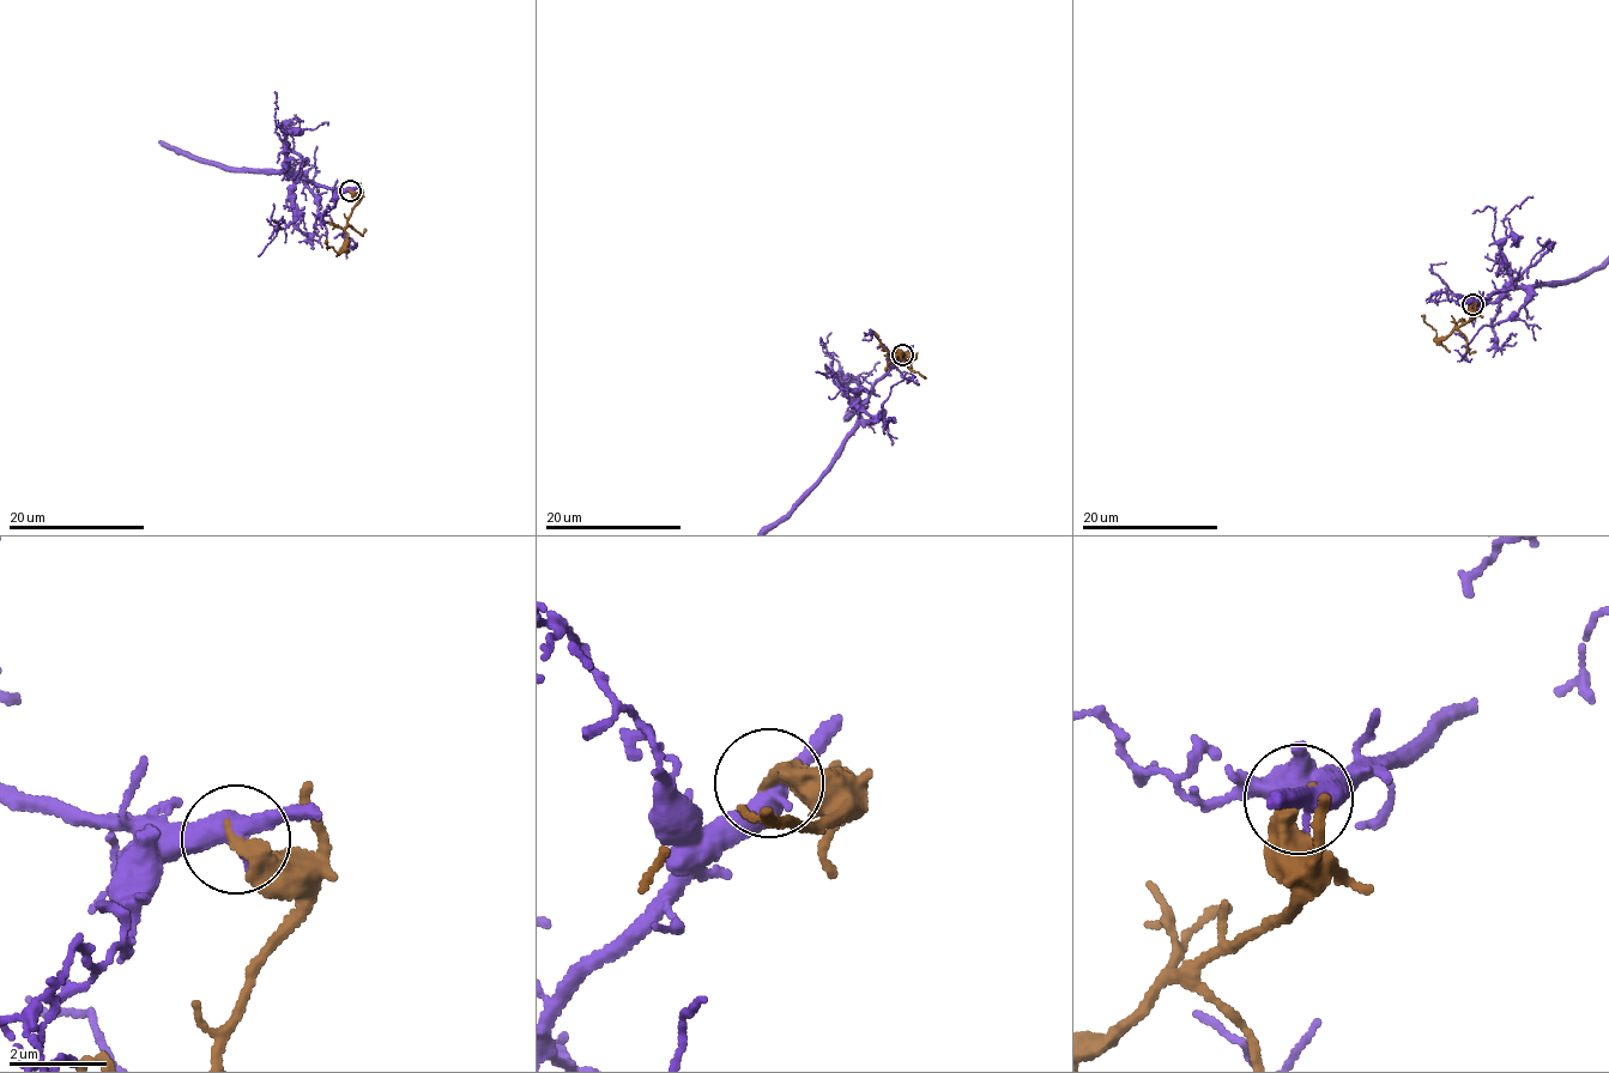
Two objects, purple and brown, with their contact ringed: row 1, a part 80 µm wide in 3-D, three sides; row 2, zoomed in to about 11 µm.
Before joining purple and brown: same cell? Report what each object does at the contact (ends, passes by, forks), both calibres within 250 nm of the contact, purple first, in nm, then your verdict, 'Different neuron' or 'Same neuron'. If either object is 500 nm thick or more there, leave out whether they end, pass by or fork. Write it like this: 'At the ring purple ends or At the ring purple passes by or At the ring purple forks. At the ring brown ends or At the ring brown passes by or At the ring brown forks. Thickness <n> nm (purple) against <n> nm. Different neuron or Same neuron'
At the ring purple passes by. At the ring brown ends. Thickness 440 nm (purple) against 400 nm. Different neuron

